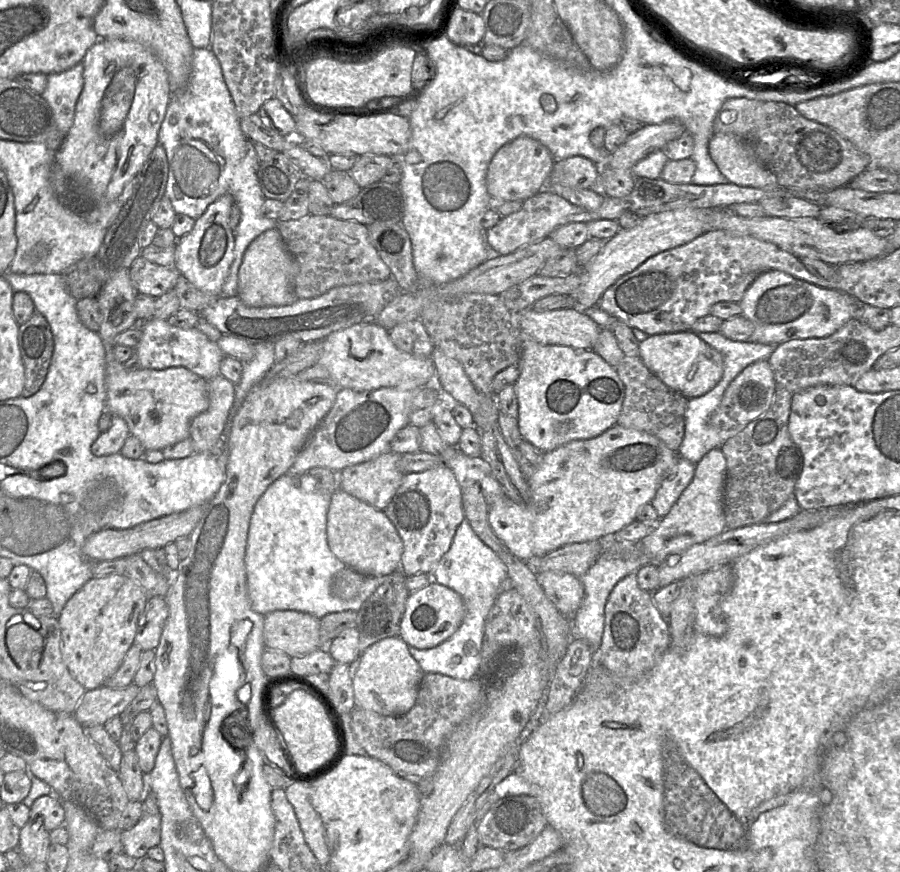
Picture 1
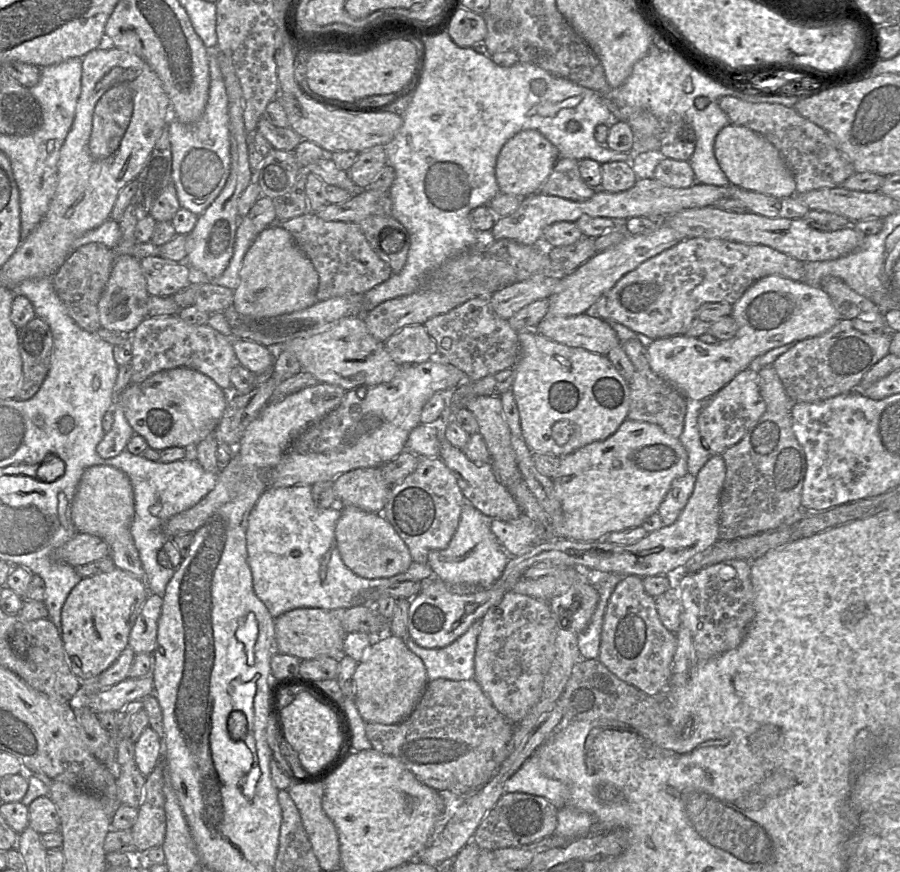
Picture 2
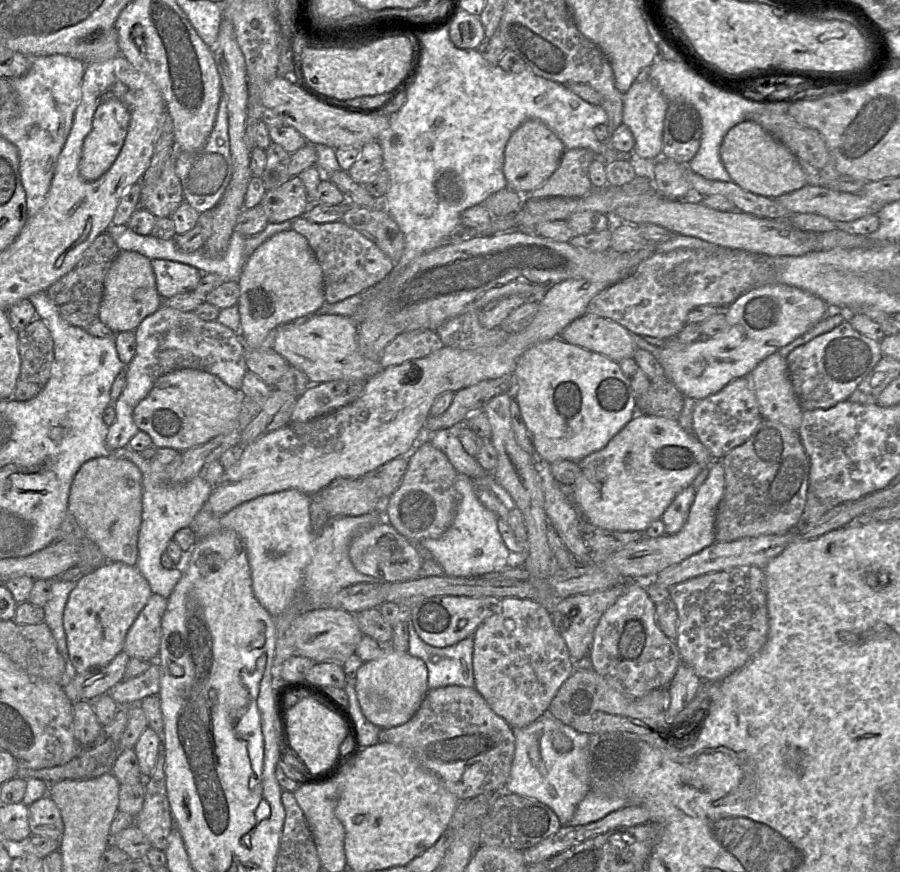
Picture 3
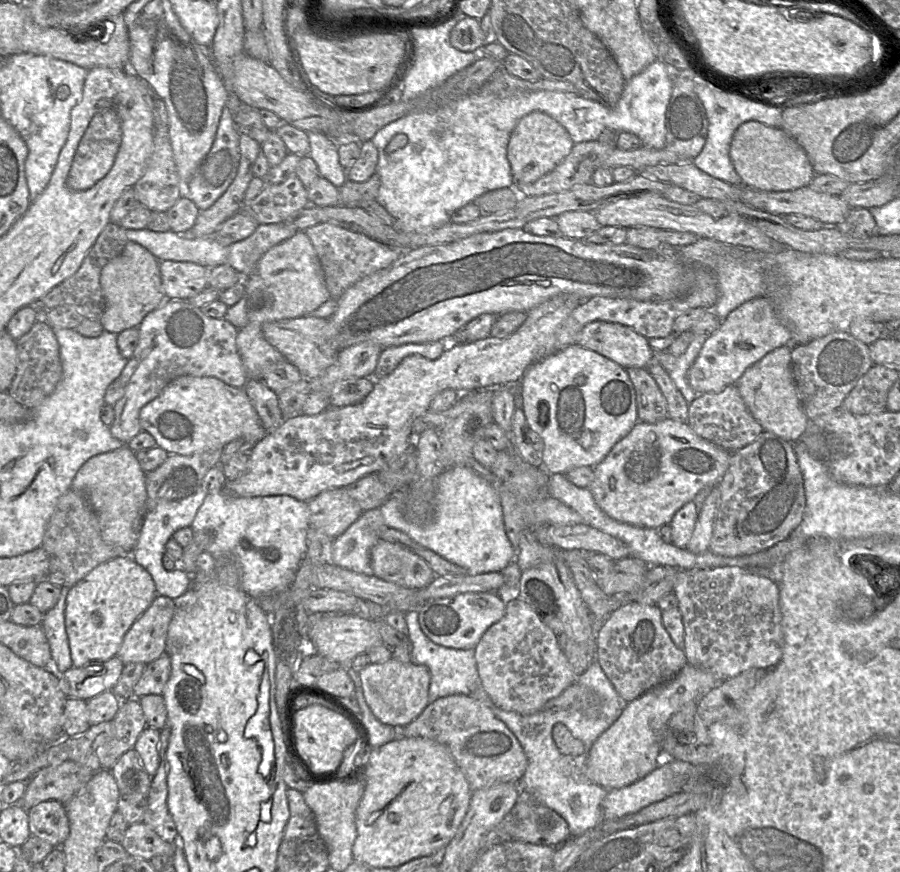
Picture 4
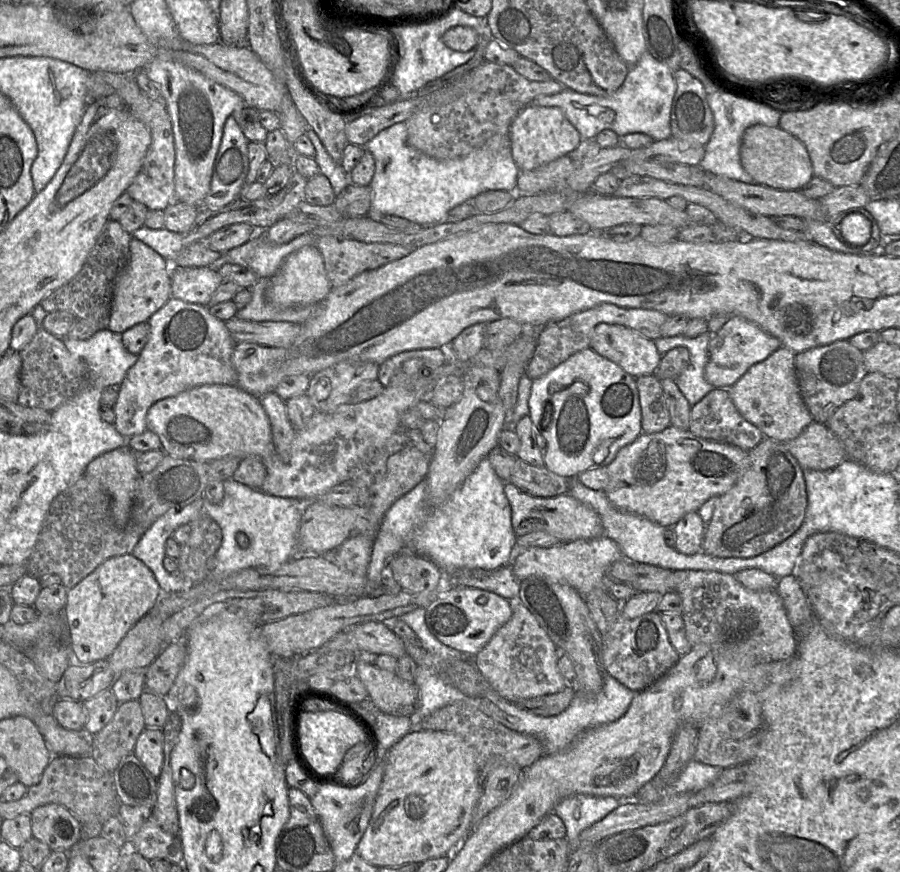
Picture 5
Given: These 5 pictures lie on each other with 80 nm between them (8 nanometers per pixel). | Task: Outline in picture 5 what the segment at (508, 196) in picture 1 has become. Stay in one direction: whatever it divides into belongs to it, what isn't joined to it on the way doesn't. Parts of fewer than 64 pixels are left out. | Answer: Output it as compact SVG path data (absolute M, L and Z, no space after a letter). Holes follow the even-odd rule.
M528 105L514 118L510 127L511 154L520 171L534 170L571 152L582 141L577 129L558 107Z

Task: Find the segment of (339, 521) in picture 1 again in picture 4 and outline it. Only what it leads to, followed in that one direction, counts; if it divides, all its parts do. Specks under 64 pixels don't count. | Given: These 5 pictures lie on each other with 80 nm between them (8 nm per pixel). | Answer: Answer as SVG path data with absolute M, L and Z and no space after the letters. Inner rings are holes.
M383 539L371 549L371 565L379 579L412 589L427 587L437 576L423 558Z

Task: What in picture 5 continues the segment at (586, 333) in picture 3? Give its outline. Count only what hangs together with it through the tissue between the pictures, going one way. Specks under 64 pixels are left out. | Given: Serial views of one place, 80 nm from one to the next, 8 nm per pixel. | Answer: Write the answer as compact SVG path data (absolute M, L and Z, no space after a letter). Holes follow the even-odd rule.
M605 323L593 329L589 348L634 378L655 375L662 357L654 340L625 326Z

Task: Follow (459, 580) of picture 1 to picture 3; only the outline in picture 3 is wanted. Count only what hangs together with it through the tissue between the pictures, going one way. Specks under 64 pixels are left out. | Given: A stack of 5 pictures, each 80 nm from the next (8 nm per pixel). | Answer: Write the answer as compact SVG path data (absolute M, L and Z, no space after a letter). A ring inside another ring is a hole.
M457 473L457 507L450 527L438 538L424 539L421 545L451 577L473 578L500 572L510 566L511 553L498 530L497 515L477 498L470 477ZM408 609L408 610L409 610L409 618L408 618L409 649L408 649L408 653L414 657L422 659L424 661L424 663L426 664L426 667L428 669L428 689L435 689L435 688L440 688L440 687L445 687L445 686L450 686L450 685L457 685L457 686L464 686L464 687L475 687L475 678L474 678L474 672L473 672L474 635L467 637L452 646L447 646L447 647L443 647L443 648L431 646L431 645L425 643L417 634L417 632L413 626L412 620L411 620L410 609Z

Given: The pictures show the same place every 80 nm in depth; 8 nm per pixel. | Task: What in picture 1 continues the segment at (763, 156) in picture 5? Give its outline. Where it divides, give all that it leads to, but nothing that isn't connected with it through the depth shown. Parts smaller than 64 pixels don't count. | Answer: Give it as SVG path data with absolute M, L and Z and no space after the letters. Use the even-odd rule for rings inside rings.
M714 134L709 142L709 154L732 184L766 191L779 188L774 174L758 162L747 144L733 135Z

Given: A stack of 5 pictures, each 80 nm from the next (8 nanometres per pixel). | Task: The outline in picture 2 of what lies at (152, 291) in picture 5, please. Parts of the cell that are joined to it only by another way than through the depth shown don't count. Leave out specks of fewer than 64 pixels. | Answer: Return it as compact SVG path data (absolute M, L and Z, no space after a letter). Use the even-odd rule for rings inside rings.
M127 254L118 255L98 302L101 327L112 331L133 333L136 327L148 317L147 301L149 296L140 259Z

